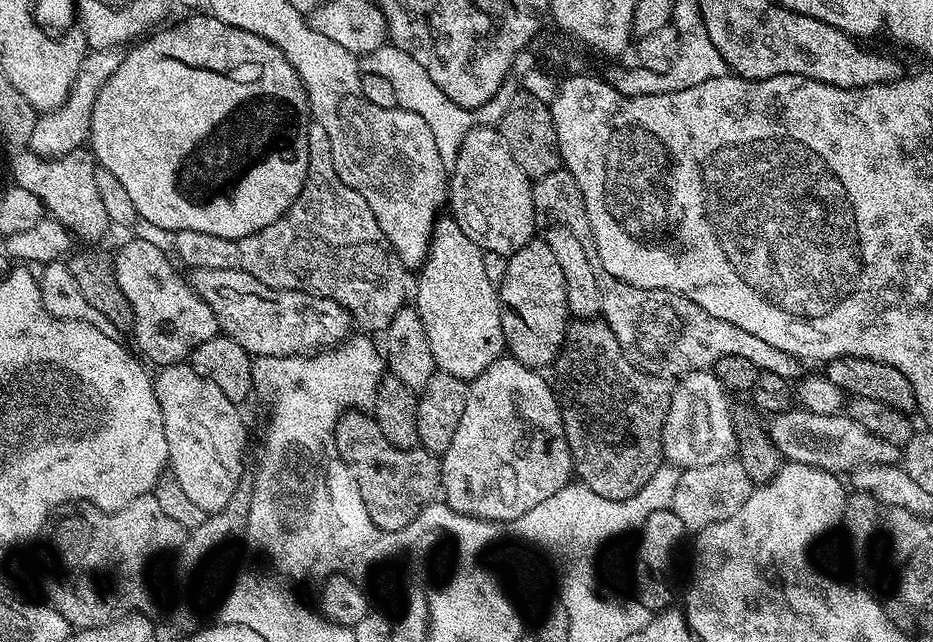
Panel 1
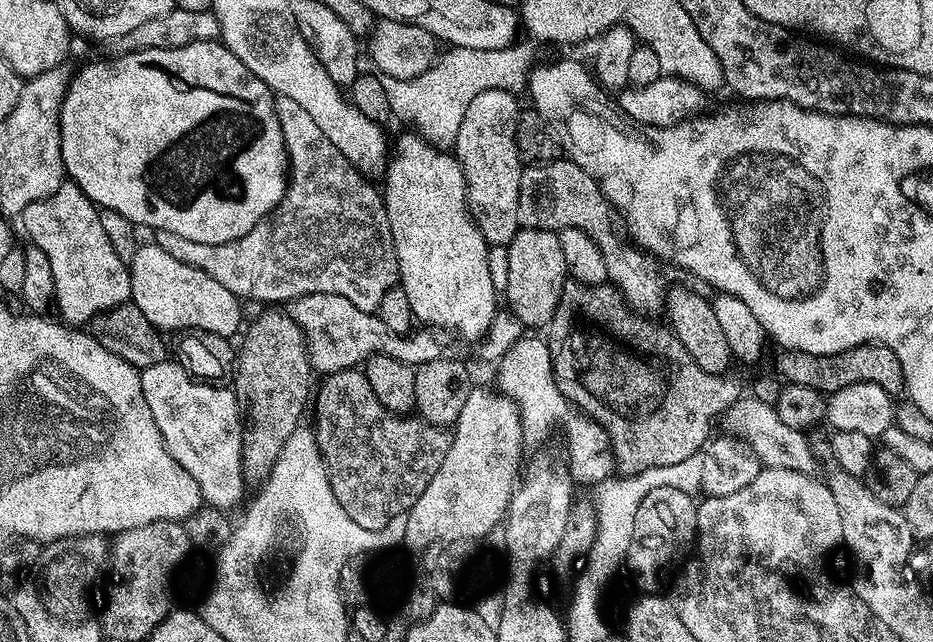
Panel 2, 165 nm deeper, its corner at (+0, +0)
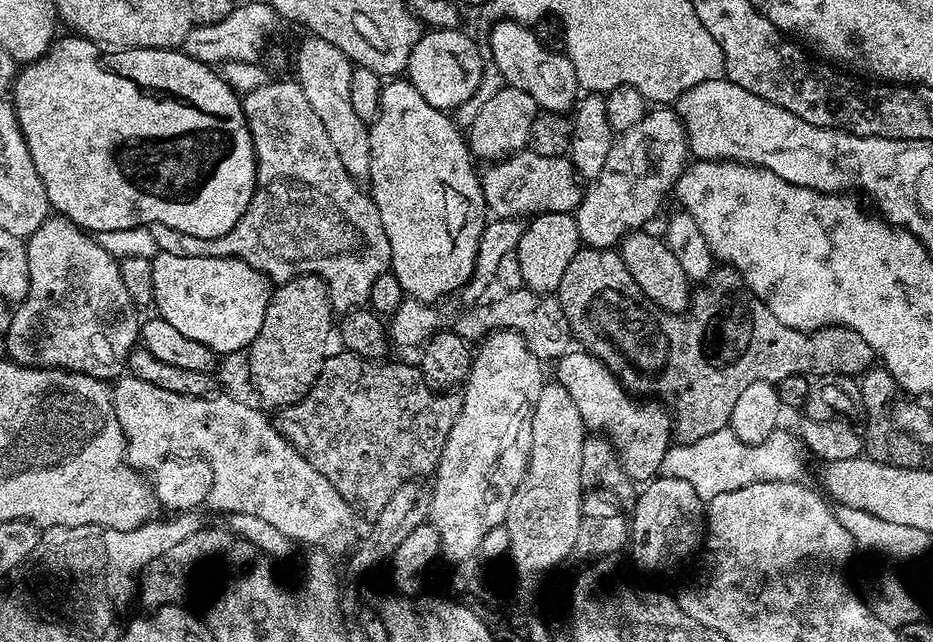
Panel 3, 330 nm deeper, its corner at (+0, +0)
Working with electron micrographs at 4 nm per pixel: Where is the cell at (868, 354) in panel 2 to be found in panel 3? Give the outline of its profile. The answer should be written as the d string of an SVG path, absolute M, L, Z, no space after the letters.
M582 246L574 258L570 258L566 274L562 274L558 299L575 343L614 372L625 392L640 398L655 397L663 404L672 417L675 439L682 444L693 444L698 442L698 438L706 438L729 427L734 402L738 402L738 394L742 394L750 382L776 385L782 378L791 376L860 378L878 360L870 342L866 342L866 338L862 338L862 334L853 328L832 324L829 328L803 332L782 326L782 322L770 314L767 306L732 269L724 270L720 280L716 278L707 286L697 287L691 293L690 307L683 314L666 312L645 299L619 251Z

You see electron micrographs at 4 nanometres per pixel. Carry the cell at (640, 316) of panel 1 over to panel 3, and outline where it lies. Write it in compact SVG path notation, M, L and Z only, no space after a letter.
M527 150L513 152L503 160L495 161L488 173L483 173L482 185L484 187L484 203L489 209L496 211L495 215L501 220L514 220L517 218L532 218L541 212L571 212L575 213L580 204L582 184L574 171L572 161L568 156L555 156L546 158L542 154L534 154Z

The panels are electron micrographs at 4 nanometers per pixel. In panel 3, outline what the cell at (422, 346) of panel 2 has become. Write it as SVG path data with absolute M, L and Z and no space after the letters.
M526 287L500 294L497 300L477 303L469 307L457 318L454 331L469 342L480 342L494 332L507 330L516 332L526 342L526 346L542 362L561 360L573 347L574 337L566 322L559 299L552 294L532 292Z

